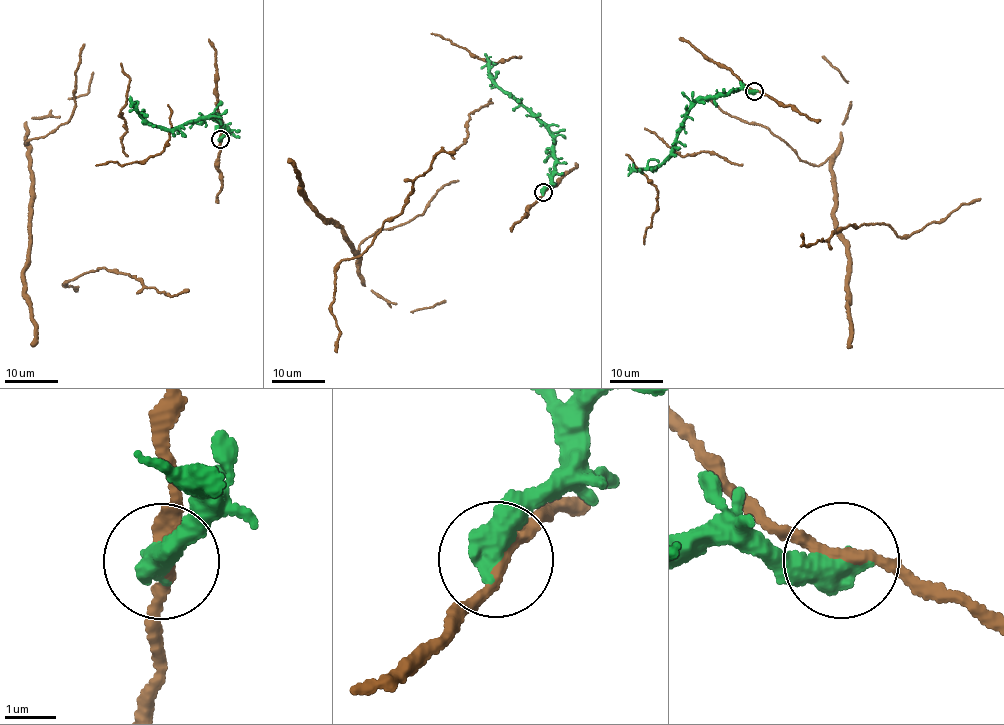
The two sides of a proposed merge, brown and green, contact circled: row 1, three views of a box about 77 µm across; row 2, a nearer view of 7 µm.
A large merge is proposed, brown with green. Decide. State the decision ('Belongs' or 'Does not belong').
Does not belong

